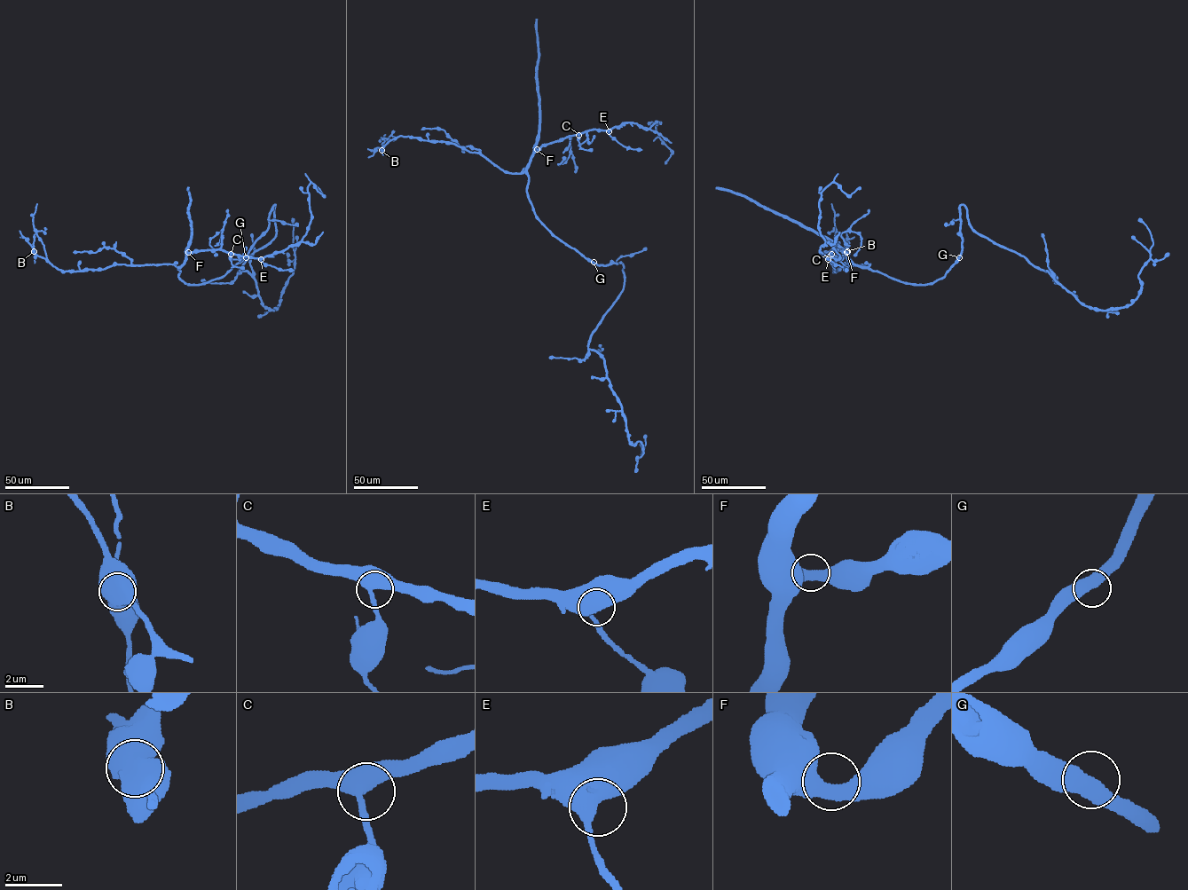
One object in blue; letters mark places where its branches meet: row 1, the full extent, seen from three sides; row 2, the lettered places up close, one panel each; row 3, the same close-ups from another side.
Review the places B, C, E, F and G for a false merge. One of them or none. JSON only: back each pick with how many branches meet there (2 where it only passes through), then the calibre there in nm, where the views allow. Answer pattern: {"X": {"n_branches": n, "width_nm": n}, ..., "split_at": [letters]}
{"B": {"n_branches": 2, "width_nm": 800}, "split_at": ["B"]}

